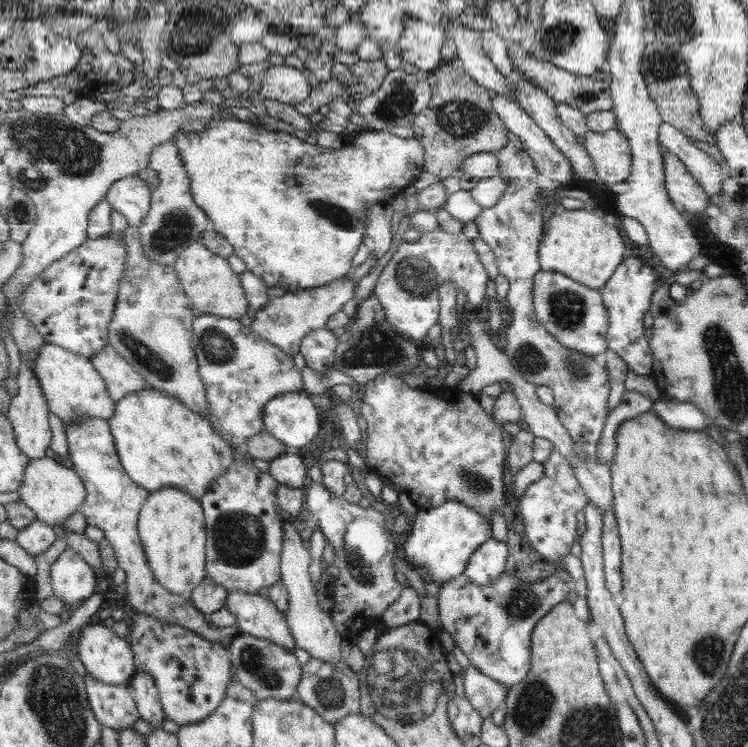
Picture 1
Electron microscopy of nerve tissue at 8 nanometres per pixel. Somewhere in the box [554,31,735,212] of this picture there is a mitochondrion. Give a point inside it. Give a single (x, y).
(662, 66)

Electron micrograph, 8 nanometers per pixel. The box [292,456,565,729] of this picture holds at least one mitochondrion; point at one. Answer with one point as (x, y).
(520, 603)

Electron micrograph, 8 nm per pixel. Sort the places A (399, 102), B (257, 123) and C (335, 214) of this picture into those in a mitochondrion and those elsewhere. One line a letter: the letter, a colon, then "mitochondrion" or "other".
A: mitochondrion
B: other
C: mitochondrion

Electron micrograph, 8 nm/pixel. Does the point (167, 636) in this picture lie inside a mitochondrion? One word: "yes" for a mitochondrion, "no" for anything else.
no

